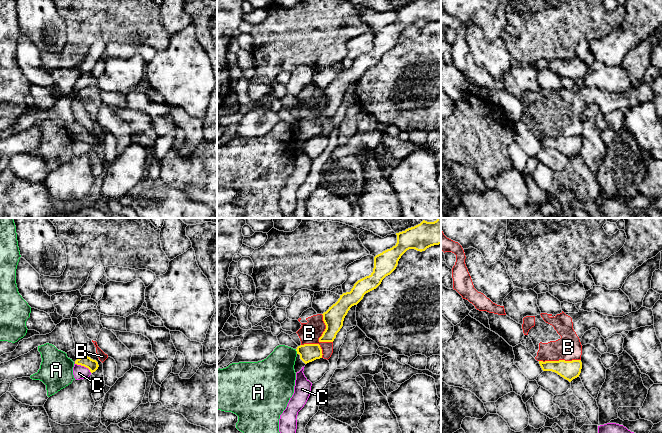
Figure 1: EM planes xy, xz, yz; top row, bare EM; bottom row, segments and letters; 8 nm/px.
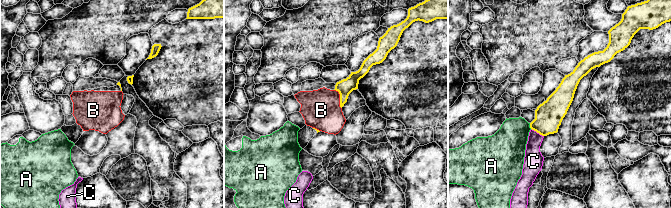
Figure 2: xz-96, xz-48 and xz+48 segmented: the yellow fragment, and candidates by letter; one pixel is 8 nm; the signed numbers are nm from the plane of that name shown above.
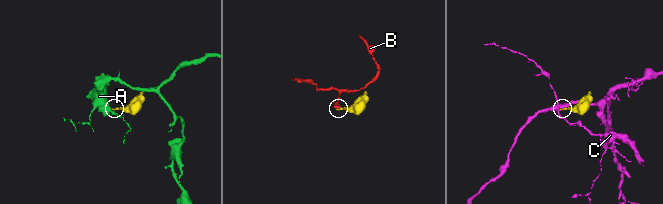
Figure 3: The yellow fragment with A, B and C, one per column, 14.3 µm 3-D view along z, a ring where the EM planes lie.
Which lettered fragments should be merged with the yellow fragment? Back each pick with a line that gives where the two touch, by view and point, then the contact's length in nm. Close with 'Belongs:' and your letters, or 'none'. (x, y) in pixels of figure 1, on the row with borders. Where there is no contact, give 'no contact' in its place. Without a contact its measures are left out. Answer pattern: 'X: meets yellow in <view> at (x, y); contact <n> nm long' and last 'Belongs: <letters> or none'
Belongs: none

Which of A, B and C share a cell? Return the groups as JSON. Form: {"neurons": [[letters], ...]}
{"neurons": [["A"], ["B"], ["C"]]}

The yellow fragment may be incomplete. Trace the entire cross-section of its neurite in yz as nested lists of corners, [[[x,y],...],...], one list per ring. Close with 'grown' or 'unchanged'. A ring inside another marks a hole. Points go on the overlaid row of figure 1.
[[[581,360],[539,361],[539,364],[543,371],[555,372],[569,382],[579,377],[582,369]]] | unchanged

